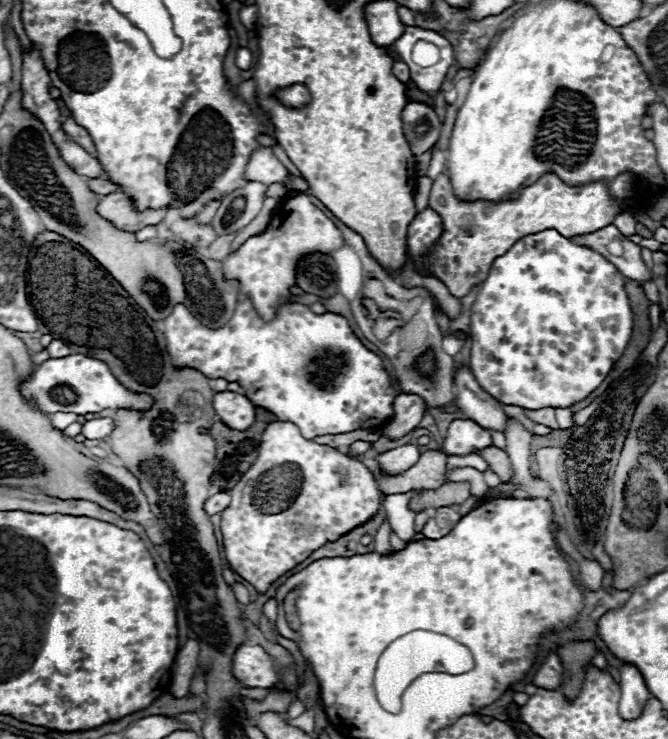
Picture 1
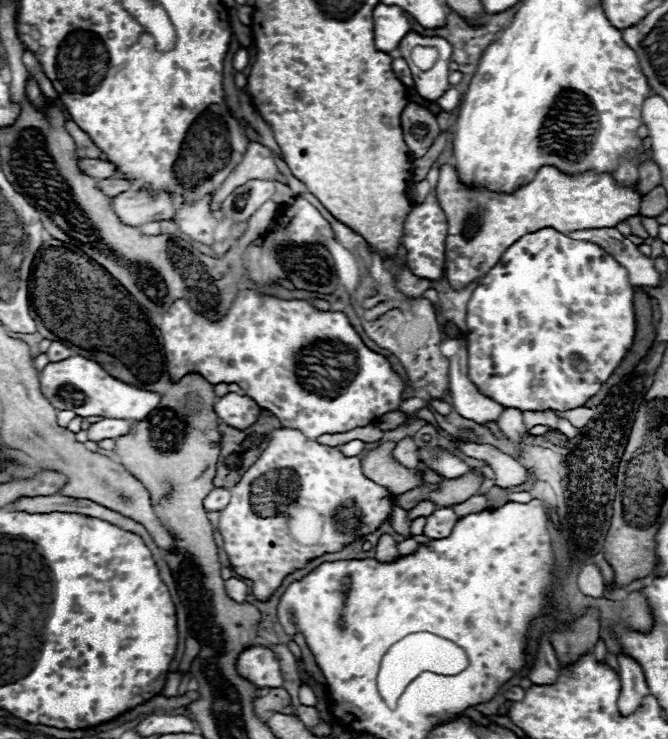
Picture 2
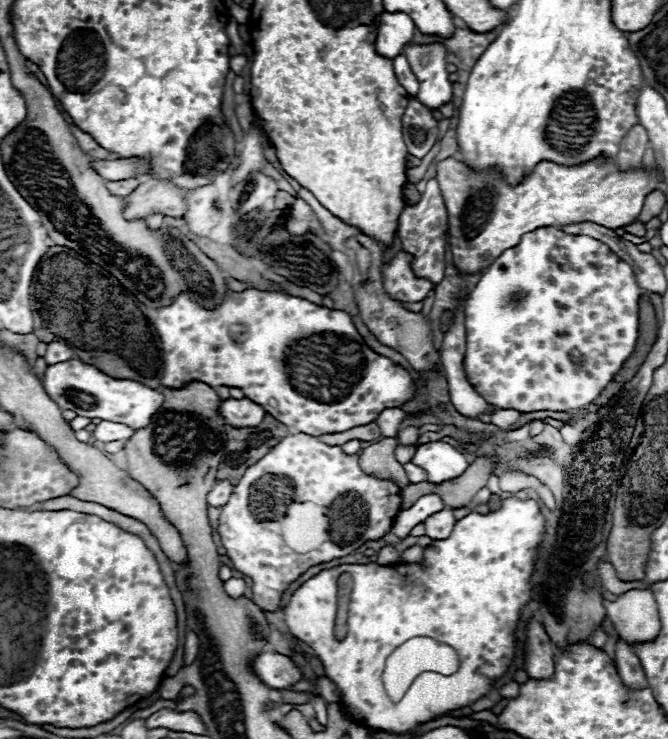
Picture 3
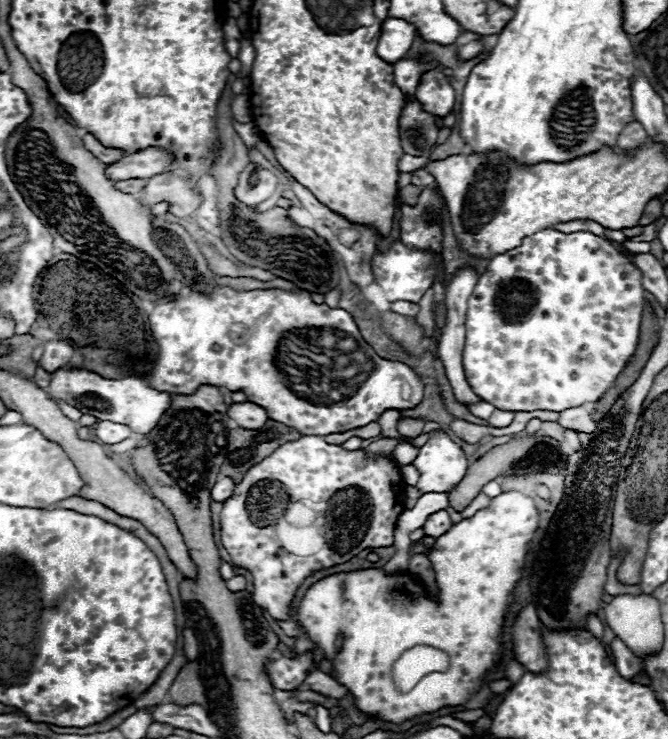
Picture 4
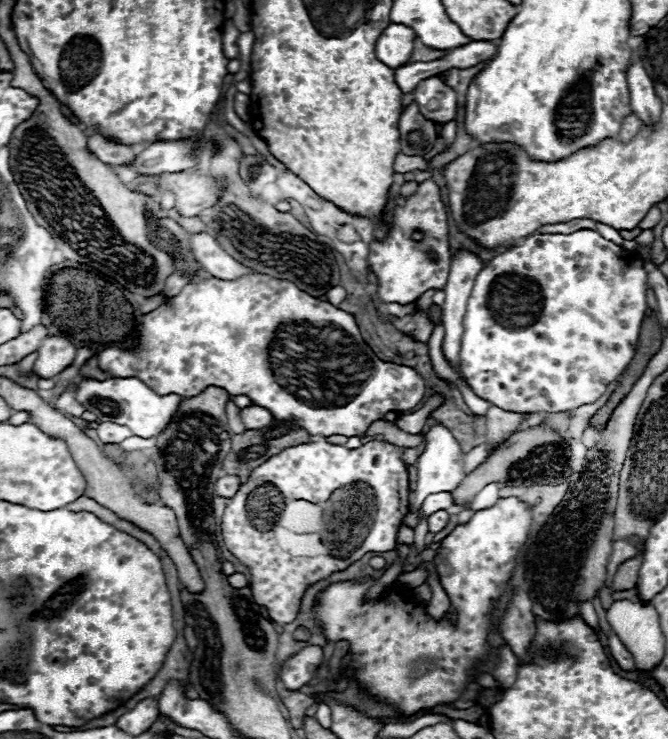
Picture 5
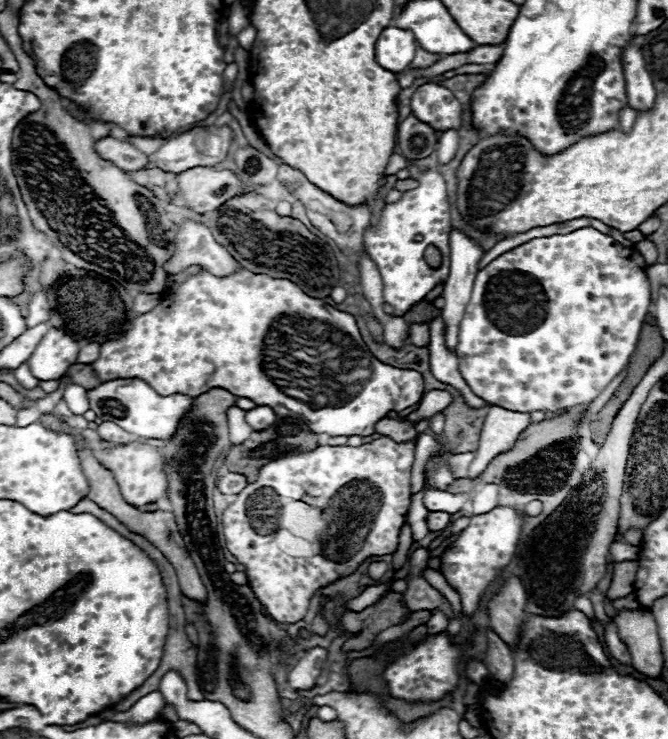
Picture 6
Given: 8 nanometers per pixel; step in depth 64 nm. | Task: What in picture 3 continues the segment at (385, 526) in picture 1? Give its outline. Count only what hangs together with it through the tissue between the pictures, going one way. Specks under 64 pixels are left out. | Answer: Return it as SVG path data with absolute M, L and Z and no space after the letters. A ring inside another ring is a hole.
M386 544L380 552L378 552L378 562L380 564L392 564L392 562L396 562L400 558L400 554L394 550L394 546L390 546L390 544Z

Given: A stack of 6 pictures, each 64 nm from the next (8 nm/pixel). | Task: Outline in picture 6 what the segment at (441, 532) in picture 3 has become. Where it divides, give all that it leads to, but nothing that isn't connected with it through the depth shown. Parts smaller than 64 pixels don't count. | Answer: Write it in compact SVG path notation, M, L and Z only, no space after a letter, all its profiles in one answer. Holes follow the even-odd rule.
M430 512L428 514L428 528L430 528L430 532L444 530L448 526L448 522L450 522L450 514L446 514L446 512Z

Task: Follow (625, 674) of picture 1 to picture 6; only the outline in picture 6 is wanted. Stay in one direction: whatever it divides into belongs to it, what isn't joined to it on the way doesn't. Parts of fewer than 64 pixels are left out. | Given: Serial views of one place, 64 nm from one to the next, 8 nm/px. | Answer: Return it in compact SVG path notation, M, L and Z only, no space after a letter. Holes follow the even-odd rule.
M612 622L606 626L606 634L604 634L604 638L606 638L608 652L610 652L620 664L630 664L630 662L632 662L630 652L628 652L628 646L620 640L618 630L616 630L616 626L614 626Z

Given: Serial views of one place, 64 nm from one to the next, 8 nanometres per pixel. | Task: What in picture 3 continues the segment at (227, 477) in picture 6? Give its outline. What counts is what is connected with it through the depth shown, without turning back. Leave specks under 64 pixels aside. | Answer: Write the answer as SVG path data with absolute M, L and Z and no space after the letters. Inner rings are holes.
M228 480L216 482L214 488L208 492L208 506L224 506L232 494L232 486Z

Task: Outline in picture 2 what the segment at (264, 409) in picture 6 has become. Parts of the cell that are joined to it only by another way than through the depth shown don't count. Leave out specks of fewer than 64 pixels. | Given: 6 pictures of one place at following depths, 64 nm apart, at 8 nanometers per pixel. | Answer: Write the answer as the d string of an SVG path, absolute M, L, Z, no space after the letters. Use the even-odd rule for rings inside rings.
M234 392L218 398L214 402L214 410L224 424L238 430L248 428L260 416L260 406L254 400L250 400L248 396L238 396Z

